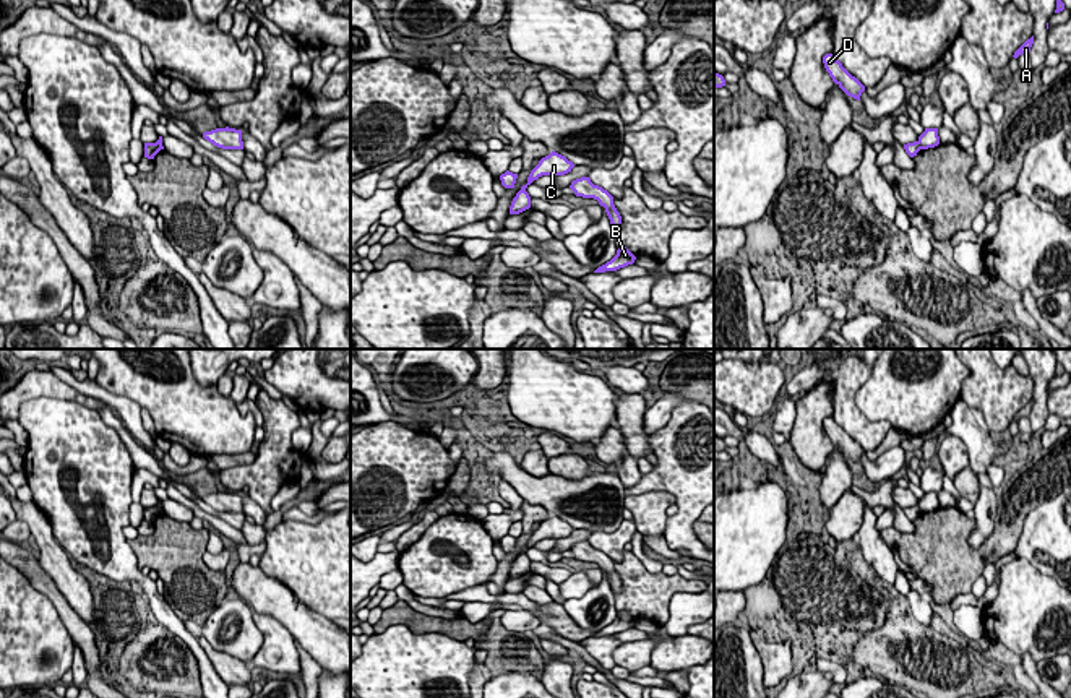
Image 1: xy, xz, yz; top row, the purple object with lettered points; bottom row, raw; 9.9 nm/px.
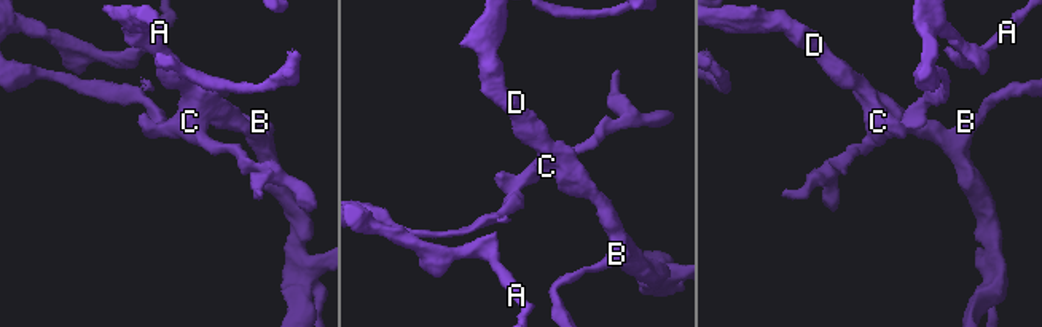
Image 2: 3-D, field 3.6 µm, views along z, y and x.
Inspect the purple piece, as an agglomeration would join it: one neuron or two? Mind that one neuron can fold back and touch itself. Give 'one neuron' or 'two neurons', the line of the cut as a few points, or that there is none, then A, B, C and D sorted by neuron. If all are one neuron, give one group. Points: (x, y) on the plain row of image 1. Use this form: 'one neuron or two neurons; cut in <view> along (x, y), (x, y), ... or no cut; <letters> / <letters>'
two neurons; cut in yz along (917, 505), (920, 512); A / B C D

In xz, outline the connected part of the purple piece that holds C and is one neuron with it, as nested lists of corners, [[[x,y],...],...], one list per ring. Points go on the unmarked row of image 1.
[[[552,515],[548,519],[542,521],[539,528],[531,534],[527,547],[523,549],[521,554],[526,554],[534,544],[542,539],[565,539],[571,536],[573,531],[574,528],[571,524]]]

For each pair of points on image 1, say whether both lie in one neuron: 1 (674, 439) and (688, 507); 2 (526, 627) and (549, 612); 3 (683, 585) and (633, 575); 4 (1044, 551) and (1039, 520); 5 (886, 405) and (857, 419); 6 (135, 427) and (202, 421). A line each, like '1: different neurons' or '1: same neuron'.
1: same neuron
2: different neurons
3: same neuron
4: same neuron
5: different neurons
6: different neurons

